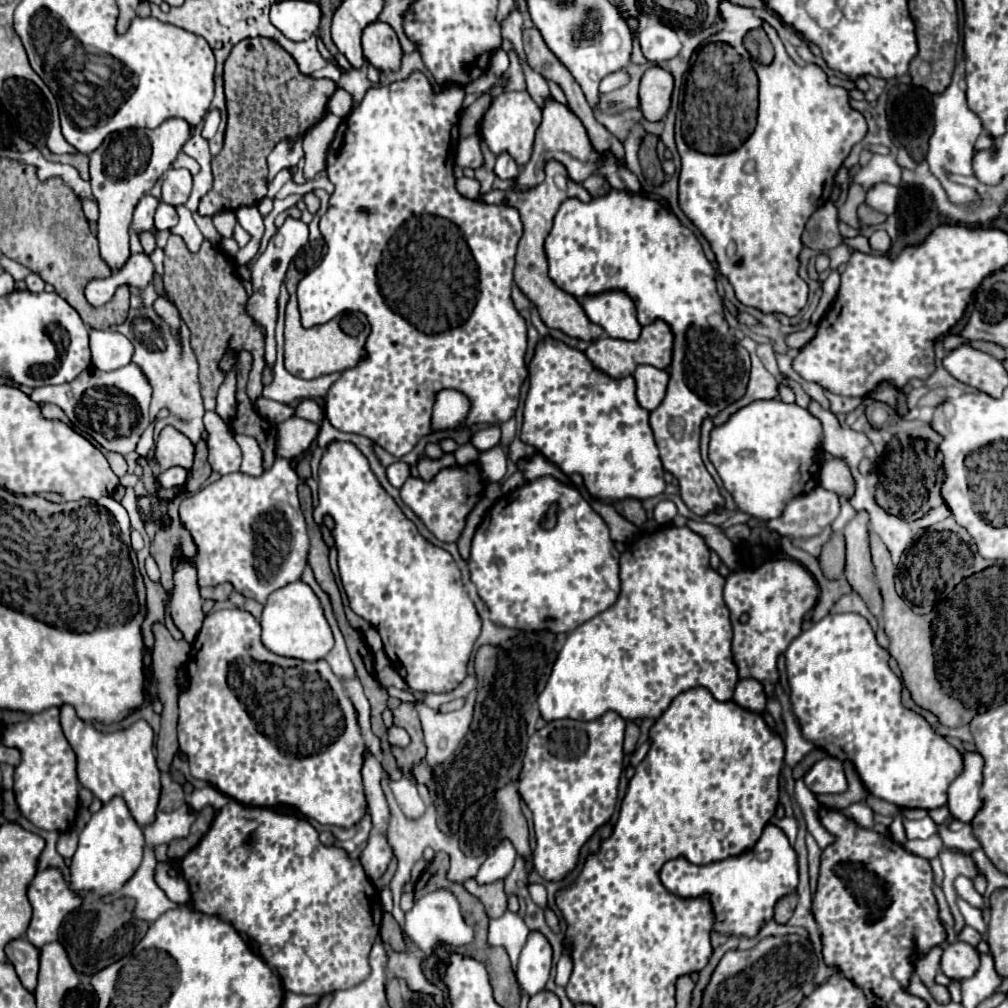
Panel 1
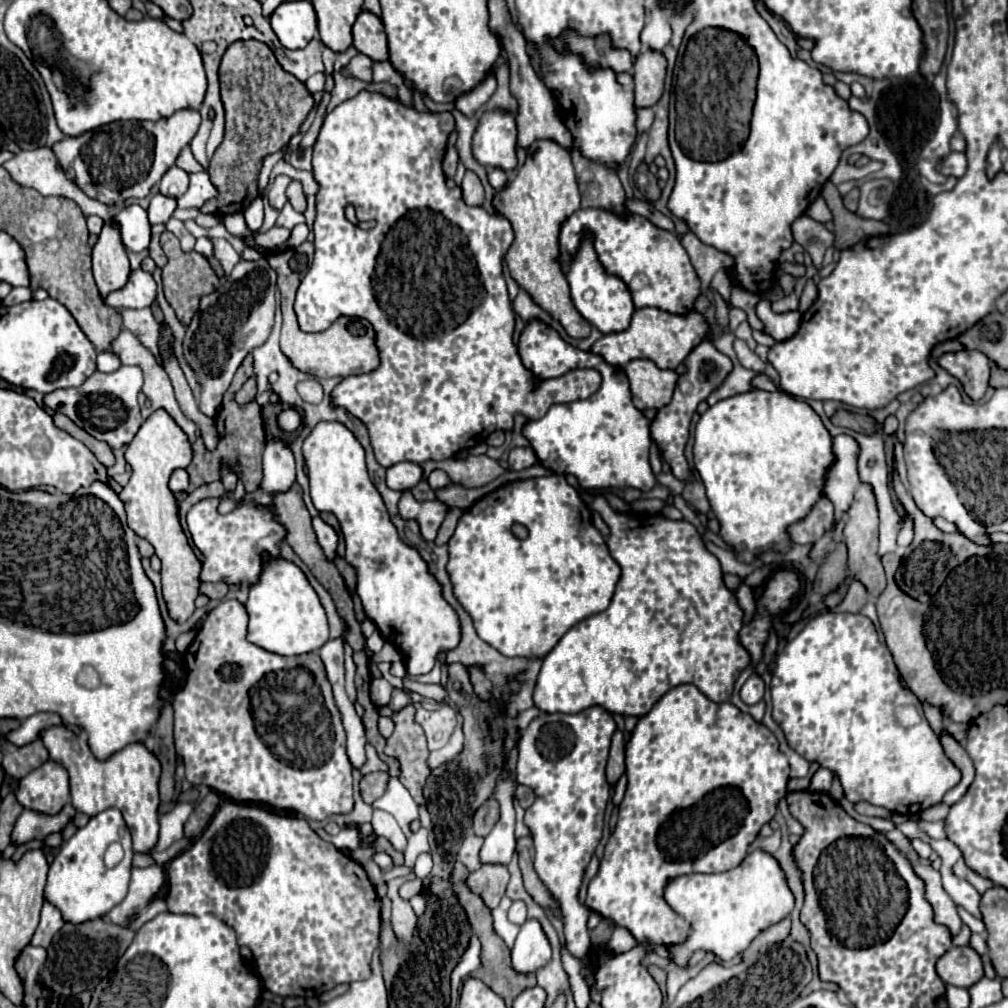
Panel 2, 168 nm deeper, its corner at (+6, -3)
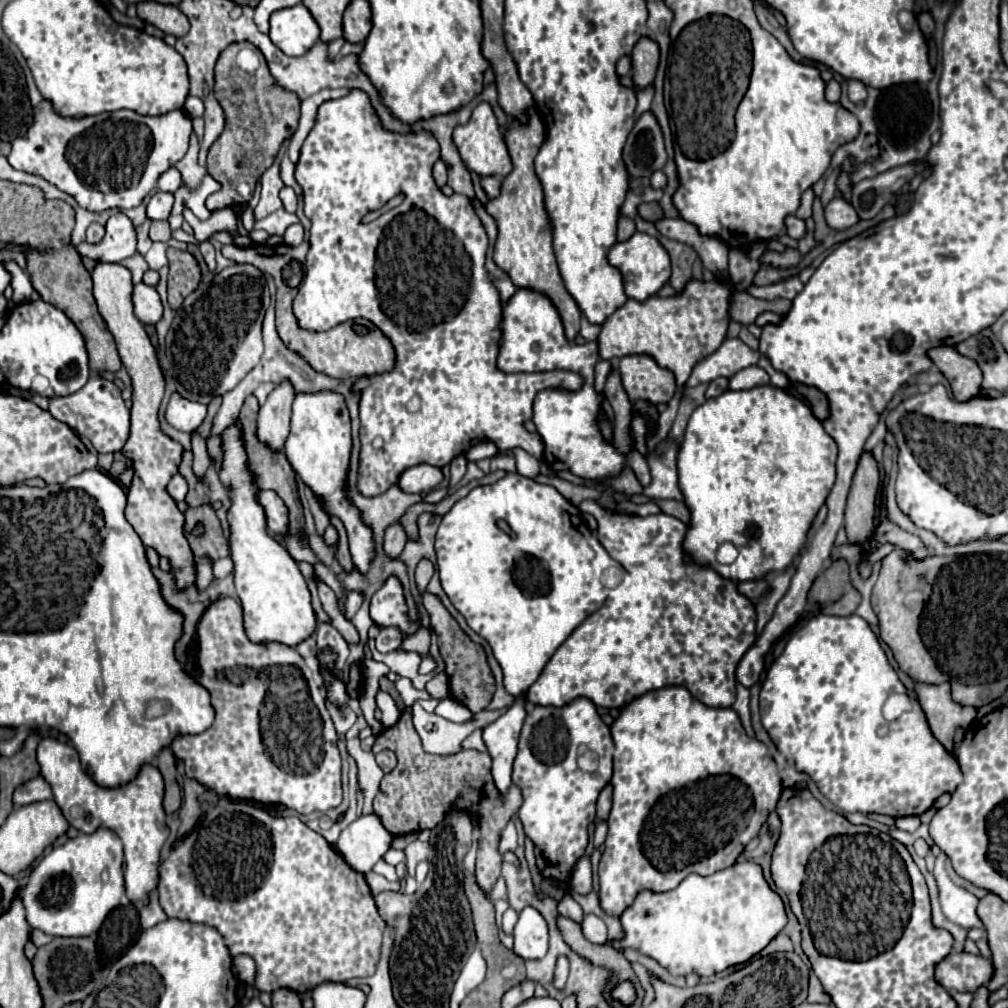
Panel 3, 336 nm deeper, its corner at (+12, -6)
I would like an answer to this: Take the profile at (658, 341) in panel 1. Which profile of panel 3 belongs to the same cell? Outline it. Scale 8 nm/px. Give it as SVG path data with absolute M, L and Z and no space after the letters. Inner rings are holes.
M691 279L685 289L673 297L651 295L645 303L627 299L613 315L609 315L599 333L599 355L601 359L625 357L625 355L651 355L661 367L675 373L677 385L683 387L691 375L691 369L711 353L715 353L729 327L729 297L733 293L731 283L719 279L699 281Z

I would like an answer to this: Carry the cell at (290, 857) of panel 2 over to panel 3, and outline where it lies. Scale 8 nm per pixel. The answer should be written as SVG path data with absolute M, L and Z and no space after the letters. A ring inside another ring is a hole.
M221 799L215 807L209 807L201 815L201 819L195 823L193 831L183 841L179 841L179 845L173 849L173 853L161 863L159 901L161 901L161 907L165 909L165 913L169 917L173 917L173 919L191 921L191 923L203 923L203 925L215 927L223 935L231 957L235 957L235 955L249 955L249 957L253 957L253 961L257 965L255 987L259 991L271 993L275 989L287 987L291 991L305 993L305 991L309 991L315 985L325 983L325 981L345 983L351 977L369 977L371 973L375 973L377 963L379 963L385 921L377 913L377 907L375 907L375 901L373 901L373 895L371 895L371 889L369 889L365 877L361 873L357 873L355 869L351 869L343 861L343 857L325 841L325 837L315 833L315 831L311 831L299 817L273 817L265 809L259 809L259 807L255 807L251 803L245 803L245 801Z

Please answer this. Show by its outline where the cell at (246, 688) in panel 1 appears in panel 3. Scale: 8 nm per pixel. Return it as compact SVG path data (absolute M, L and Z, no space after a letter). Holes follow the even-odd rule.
M221 597L221 599L217 599L215 603L209 605L207 613L199 621L197 633L199 633L199 657L197 659L199 659L199 667L203 671L203 675L197 677L197 681L201 685L205 685L207 691L211 693L211 703L213 703L217 715L215 715L215 723L207 731L203 731L199 735L183 735L183 737L177 737L173 741L173 747L171 747L173 755L185 763L187 777L193 777L201 785L205 785L207 789L213 789L215 793L227 795L231 799L257 801L257 803L263 803L263 805L269 805L269 803L285 805L285 807L295 809L303 815L309 815L313 811L327 811L327 809L337 807L341 803L341 757L339 757L339 749L337 749L337 733L335 733L333 721L327 713L325 697L319 691L319 685L313 677L313 671L303 663L301 655L293 647L283 645L283 643L253 643L253 641L249 641L249 637L245 635L245 629L243 629L243 609L231 597Z

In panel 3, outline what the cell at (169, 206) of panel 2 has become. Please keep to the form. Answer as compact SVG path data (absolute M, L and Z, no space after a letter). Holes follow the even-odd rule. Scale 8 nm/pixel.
M157 191L147 205L147 217L149 219L167 219L173 207L173 193Z

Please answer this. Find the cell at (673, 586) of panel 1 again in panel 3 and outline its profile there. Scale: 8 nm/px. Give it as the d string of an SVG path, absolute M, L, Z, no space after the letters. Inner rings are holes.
M581 501L579 509L583 509L585 513L591 513L599 527L597 527L597 537L601 541L601 545L605 547L605 551L609 553L611 559L615 559L629 576L624 576L623 581L617 587L612 589L612 595L603 603L603 607L599 611L595 611L593 615L589 615L571 635L569 639L555 651L555 655L551 657L551 661L547 663L547 667L543 669L541 677L531 685L531 689L527 691L527 699L535 705L567 705L567 701L573 701L575 697L587 697L591 699L595 705L599 707L623 707L625 703L629 703L631 699L653 691L653 689L661 689L661 687L669 687L669 685L681 685L685 689L689 689L689 693L699 699L701 703L709 705L709 707L731 707L735 703L735 669L737 663L741 661L741 657L745 655L745 651L751 647L751 643L757 639L755 635L755 621L757 621L757 613L755 613L755 605L753 601L749 601L745 595L741 595L737 591L737 583L727 581L723 577L719 577L713 569L709 567L697 567L693 561L689 561L683 555L683 537L685 537L685 523L679 521L677 517L665 515L665 513L657 513L657 515L647 515L647 517L639 517L639 515L623 515L623 513L615 513L615 511L605 511L603 507L599 507L595 501Z

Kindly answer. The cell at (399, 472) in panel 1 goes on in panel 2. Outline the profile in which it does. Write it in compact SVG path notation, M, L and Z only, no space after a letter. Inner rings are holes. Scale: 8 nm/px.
M399 462L387 468L387 486L391 490L411 490L423 476L423 470L419 464L413 462Z

